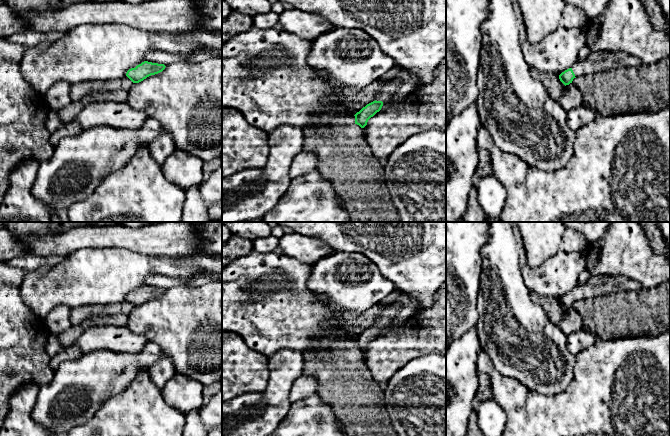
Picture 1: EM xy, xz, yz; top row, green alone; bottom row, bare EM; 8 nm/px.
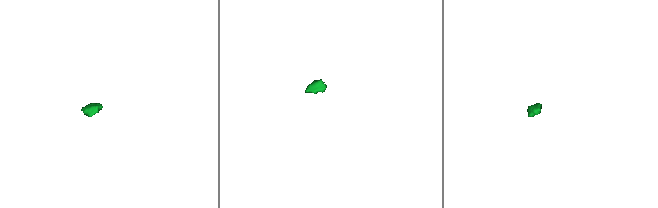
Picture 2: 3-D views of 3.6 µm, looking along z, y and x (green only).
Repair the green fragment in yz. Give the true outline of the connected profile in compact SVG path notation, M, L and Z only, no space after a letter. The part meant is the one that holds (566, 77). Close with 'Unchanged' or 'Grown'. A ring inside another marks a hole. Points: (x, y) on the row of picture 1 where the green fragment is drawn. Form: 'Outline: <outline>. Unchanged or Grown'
Outline: M623 51L617 52L591 52L583 61L577 61L573 66L559 75L560 81L566 86L573 79L601 71L617 68L639 67L641 59Z. Grown

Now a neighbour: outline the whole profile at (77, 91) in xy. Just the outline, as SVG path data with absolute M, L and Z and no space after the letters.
M81 82L75 85L71 85L70 97L72 101L79 101L85 95L89 95L93 92L91 82Z

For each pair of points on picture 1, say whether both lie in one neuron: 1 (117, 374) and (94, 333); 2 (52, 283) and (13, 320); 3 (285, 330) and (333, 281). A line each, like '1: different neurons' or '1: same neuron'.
1: different neurons
2: different neurons
3: different neurons

